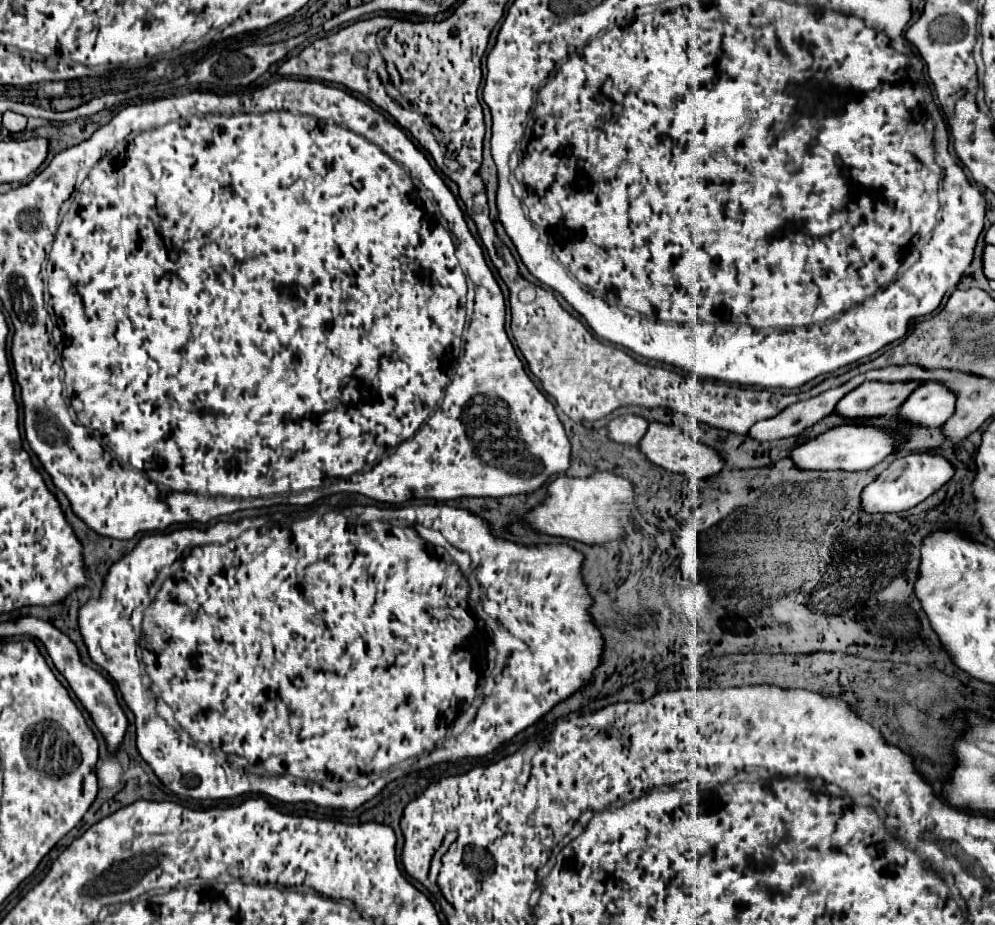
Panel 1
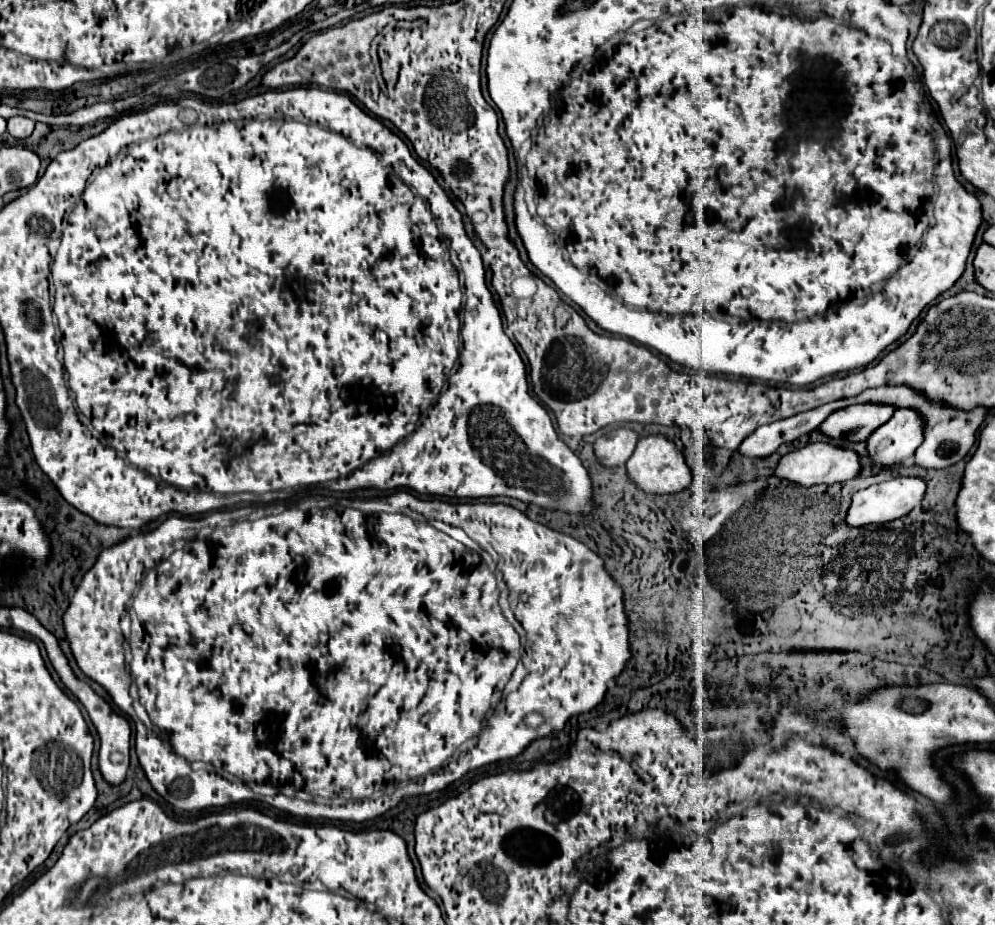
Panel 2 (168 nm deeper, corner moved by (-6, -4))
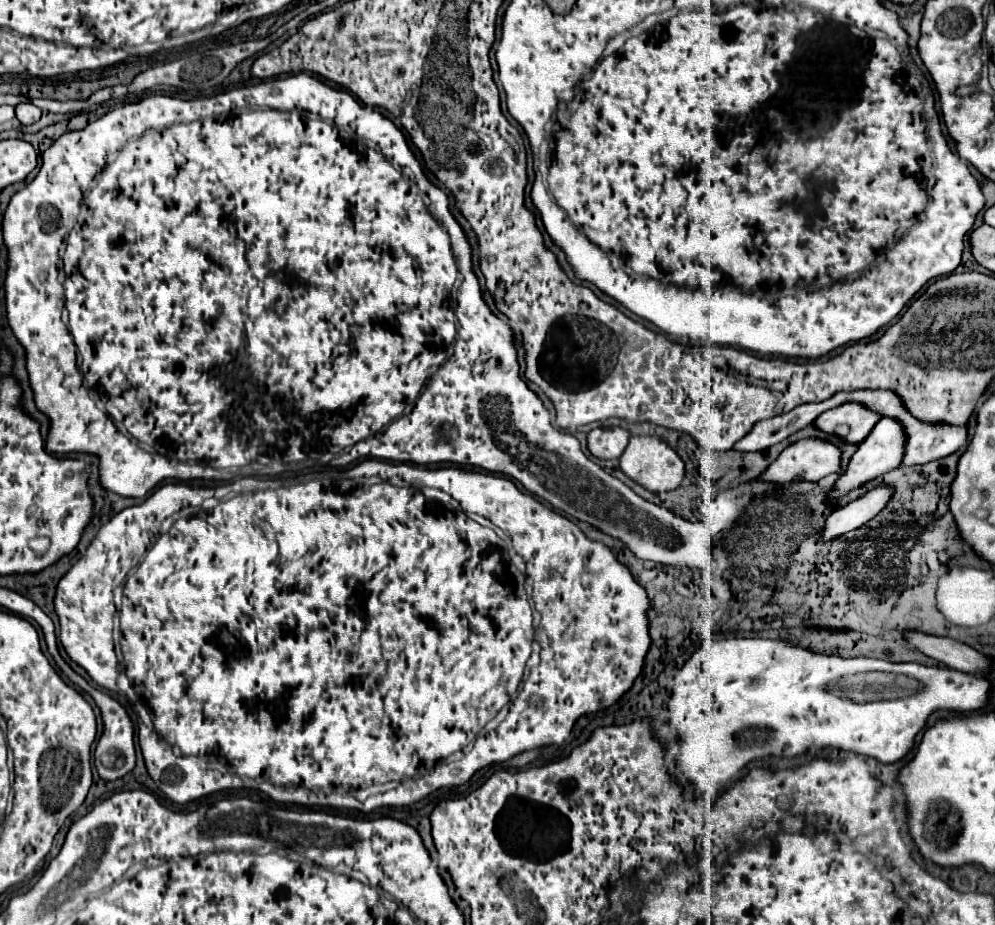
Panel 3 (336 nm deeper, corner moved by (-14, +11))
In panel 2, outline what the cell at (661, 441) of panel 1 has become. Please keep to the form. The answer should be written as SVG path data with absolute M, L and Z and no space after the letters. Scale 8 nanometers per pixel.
M664 435L640 437L632 457L626 463L626 469L628 469L630 479L642 491L648 491L648 493L654 493L654 495L678 493L678 491L690 487L690 483L692 483L692 469L690 469L686 457L684 457L684 453L676 447L676 443L672 443Z

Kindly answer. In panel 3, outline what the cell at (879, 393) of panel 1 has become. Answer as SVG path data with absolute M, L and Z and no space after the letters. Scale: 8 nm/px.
M842 404L820 414L814 420L814 426L826 434L838 436L848 444L860 444L878 420L880 416L876 412L870 412L860 404Z

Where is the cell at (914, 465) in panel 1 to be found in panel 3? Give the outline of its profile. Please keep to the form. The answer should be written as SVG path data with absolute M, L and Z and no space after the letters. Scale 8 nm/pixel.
M880 486L876 490L870 490L866 496L842 506L842 508L836 508L826 518L820 540L822 542L834 540L834 538L838 538L850 530L862 528L868 520L872 520L886 506L886 502L890 500L890 494L892 494L890 488Z

